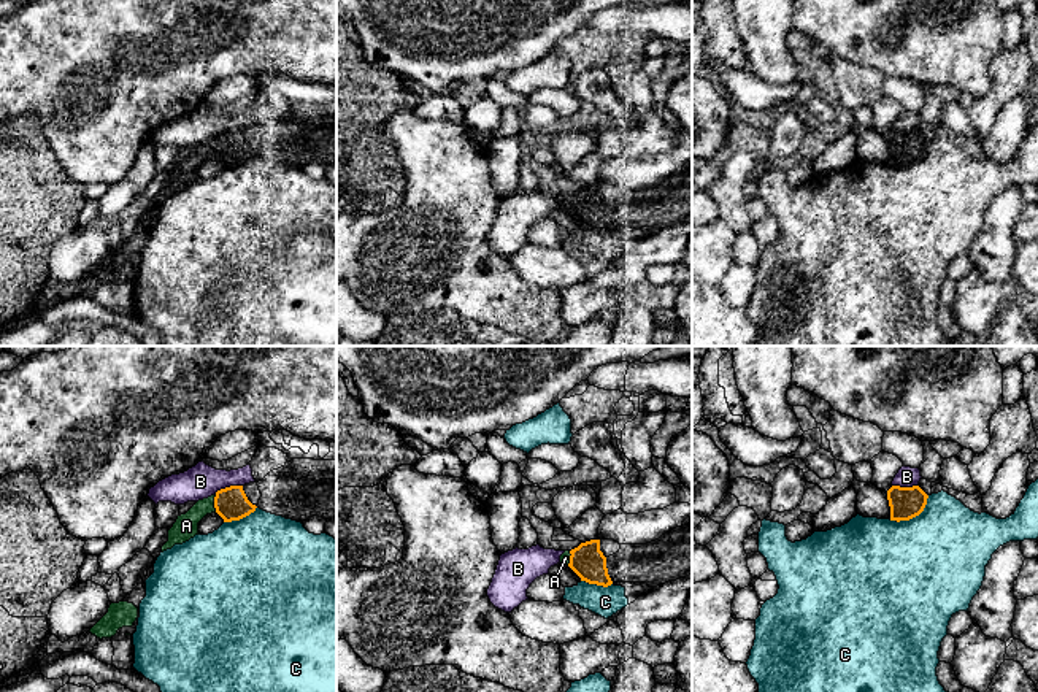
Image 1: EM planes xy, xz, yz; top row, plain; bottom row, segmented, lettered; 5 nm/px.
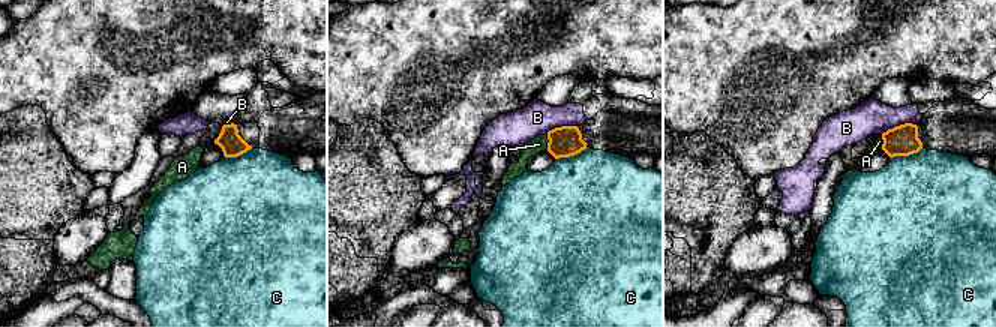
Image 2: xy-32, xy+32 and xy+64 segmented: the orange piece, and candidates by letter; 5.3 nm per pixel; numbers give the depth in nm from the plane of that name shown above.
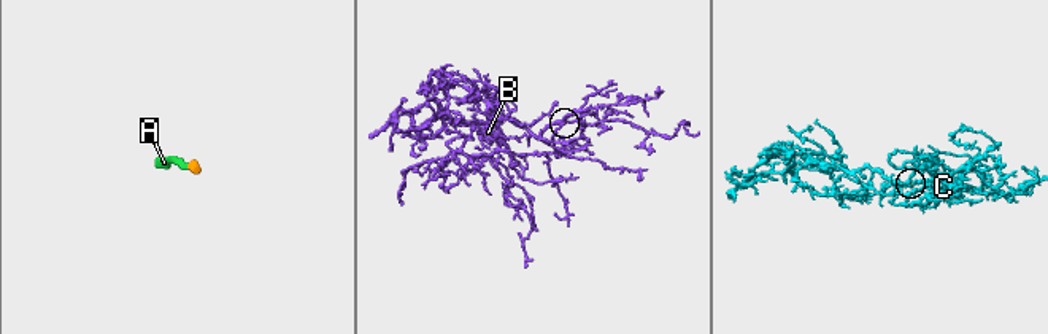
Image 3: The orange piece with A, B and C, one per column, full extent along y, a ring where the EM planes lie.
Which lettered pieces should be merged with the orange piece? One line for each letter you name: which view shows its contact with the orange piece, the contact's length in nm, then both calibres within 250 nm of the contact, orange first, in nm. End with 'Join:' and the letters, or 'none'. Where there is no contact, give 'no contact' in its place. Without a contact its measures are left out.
A: xy | 100 nm | 170/120 nm
Join: A

